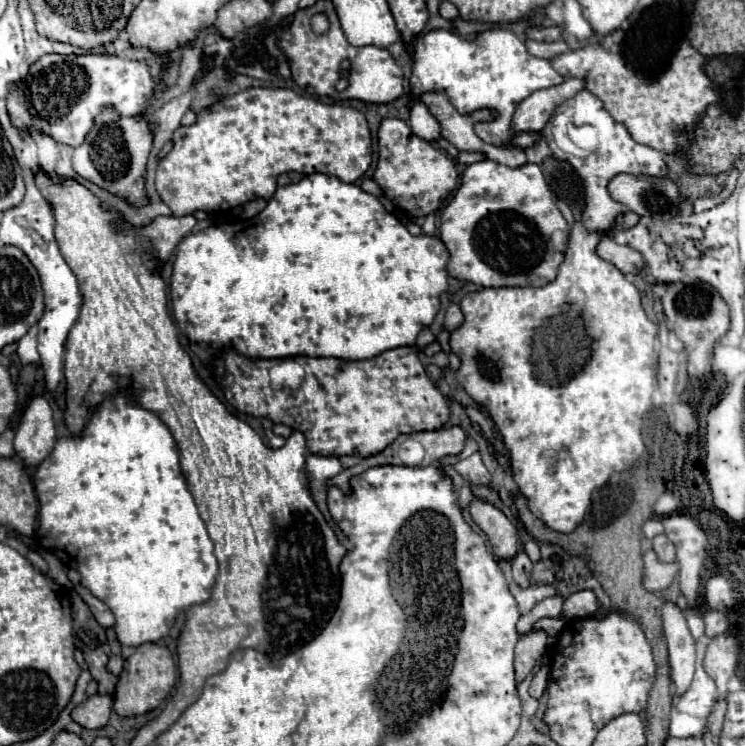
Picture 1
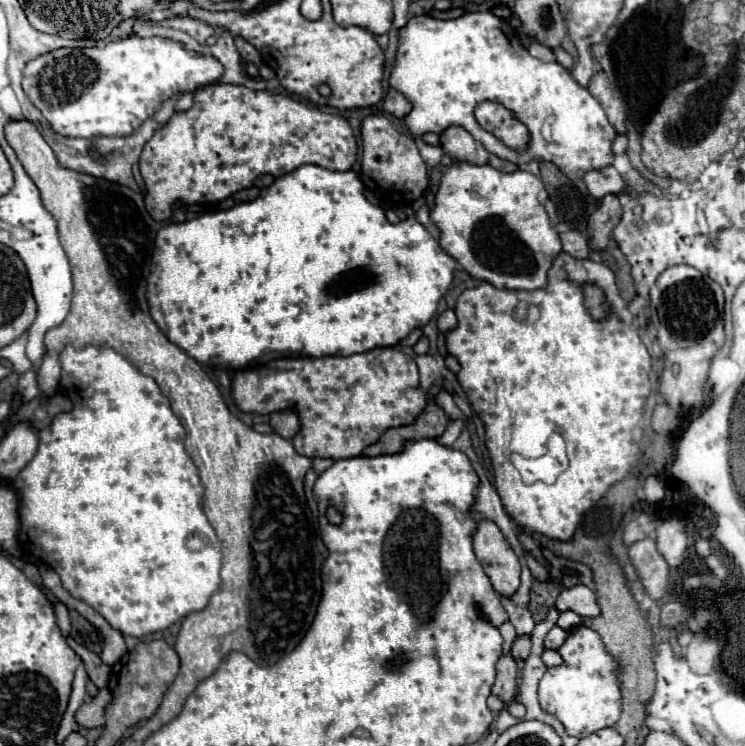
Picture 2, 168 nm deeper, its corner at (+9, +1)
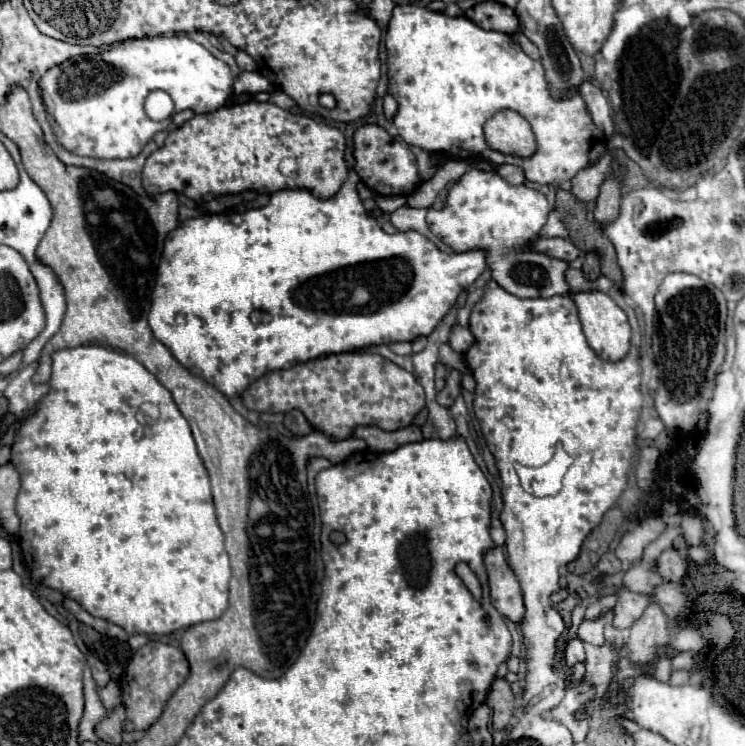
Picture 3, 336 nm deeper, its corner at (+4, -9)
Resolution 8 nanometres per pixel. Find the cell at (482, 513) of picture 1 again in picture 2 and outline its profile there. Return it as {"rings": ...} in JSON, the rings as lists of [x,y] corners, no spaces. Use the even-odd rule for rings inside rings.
{"rings":[[[487,518],[479,520],[473,546],[485,574],[501,596],[513,596],[519,588],[519,558],[511,550],[499,526]]]}

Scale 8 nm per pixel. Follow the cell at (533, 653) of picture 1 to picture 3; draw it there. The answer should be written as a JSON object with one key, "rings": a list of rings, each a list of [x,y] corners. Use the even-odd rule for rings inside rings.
{"rings":[[[504,678],[494,680],[486,694],[486,704],[492,708],[492,726],[496,730],[508,728],[514,714],[514,696],[510,684]]]}

